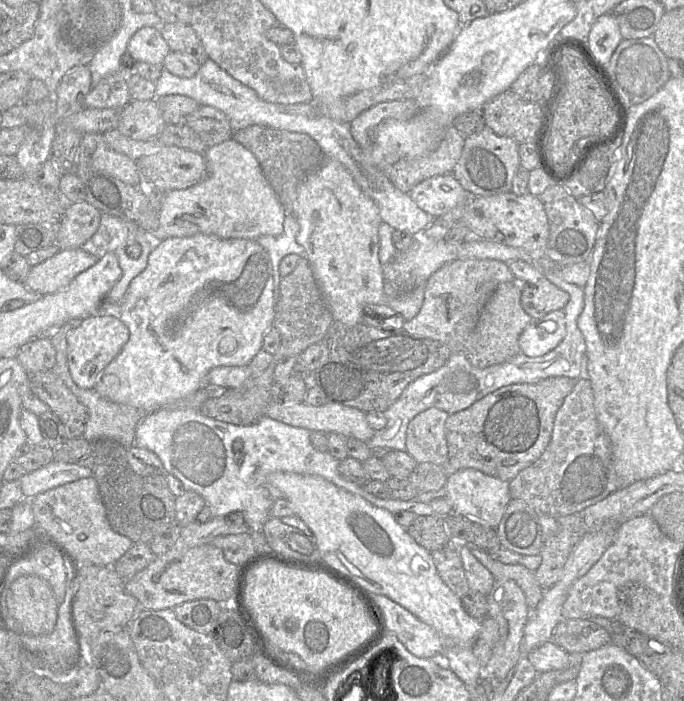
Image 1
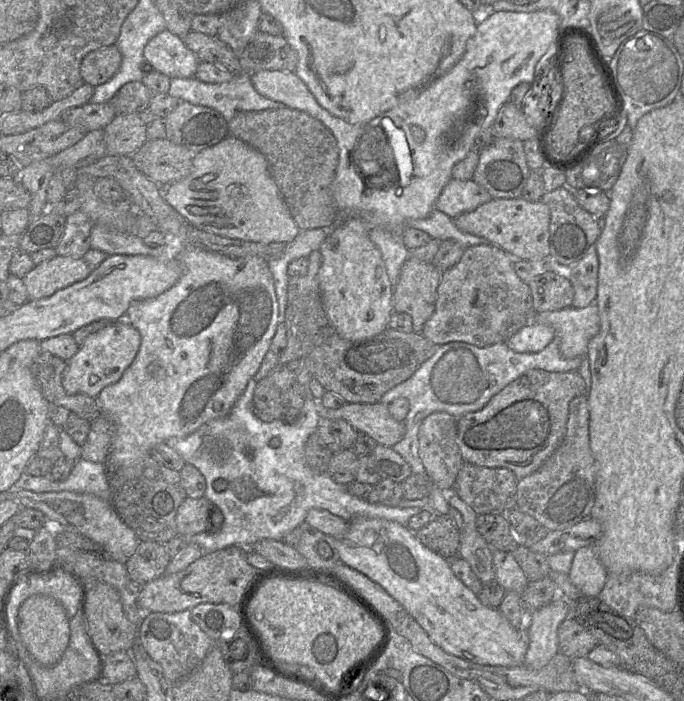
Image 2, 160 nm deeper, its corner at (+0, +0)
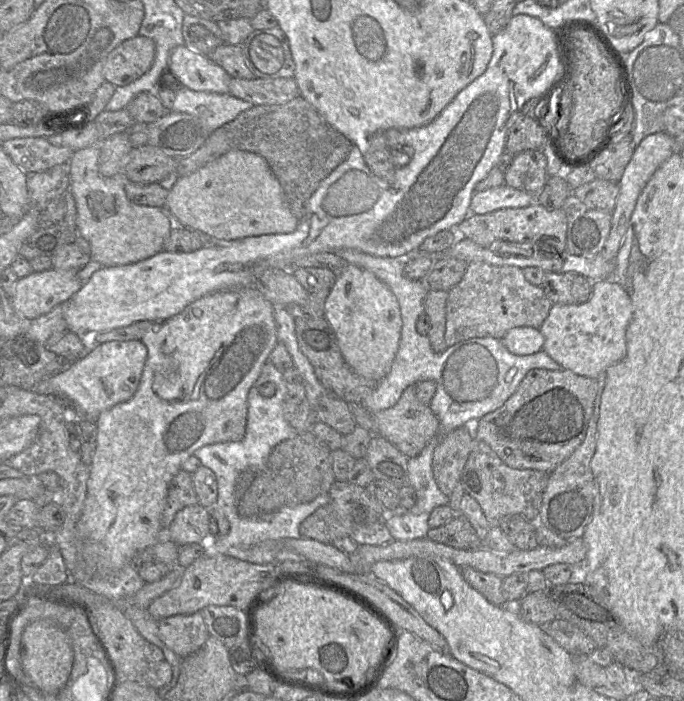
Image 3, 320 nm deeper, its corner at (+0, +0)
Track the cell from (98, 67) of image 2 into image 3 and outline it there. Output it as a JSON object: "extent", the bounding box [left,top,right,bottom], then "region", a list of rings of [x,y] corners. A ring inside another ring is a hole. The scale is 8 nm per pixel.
{"extent":[103,34,155,87],"region":[[[138,34],[123,41],[105,60],[103,66],[105,81],[116,87],[134,82],[153,65],[155,50],[155,42],[151,38]]]}

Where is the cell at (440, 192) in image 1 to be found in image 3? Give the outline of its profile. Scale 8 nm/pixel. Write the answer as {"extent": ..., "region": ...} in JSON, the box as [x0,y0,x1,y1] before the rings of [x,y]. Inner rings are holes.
{"extent":[470,184,538,214],"region":[[[505,184],[475,192],[470,213],[485,214],[501,208],[526,207],[538,204],[537,195],[514,189]]]}

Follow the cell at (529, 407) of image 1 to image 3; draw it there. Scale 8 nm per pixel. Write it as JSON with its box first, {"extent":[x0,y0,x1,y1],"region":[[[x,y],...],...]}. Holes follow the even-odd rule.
{"extent":[472,369,598,473],"region":[[[531,369],[516,391],[498,409],[484,415],[472,426],[473,441],[483,441],[509,467],[551,473],[566,460],[585,438],[594,411],[598,382],[570,370]]]}

